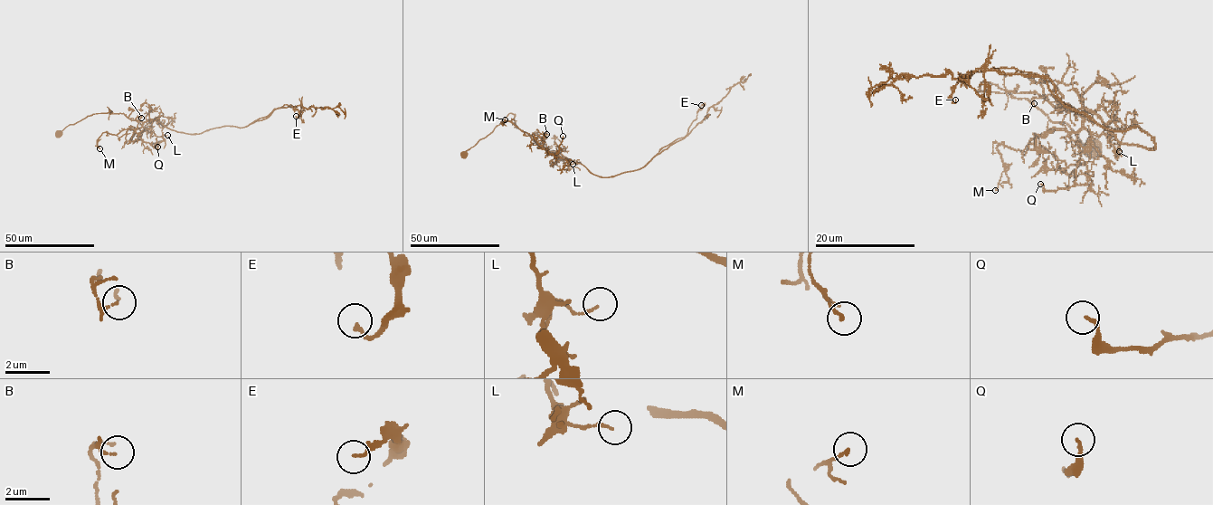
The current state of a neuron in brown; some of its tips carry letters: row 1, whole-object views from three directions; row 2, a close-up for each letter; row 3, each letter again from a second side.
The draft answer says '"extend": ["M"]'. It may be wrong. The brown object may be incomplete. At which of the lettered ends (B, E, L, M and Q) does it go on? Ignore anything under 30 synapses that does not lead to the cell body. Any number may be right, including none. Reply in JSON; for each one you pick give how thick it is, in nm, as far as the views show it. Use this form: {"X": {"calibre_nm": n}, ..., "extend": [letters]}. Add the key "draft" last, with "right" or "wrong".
{"extend": [], "draft": "wrong"}

